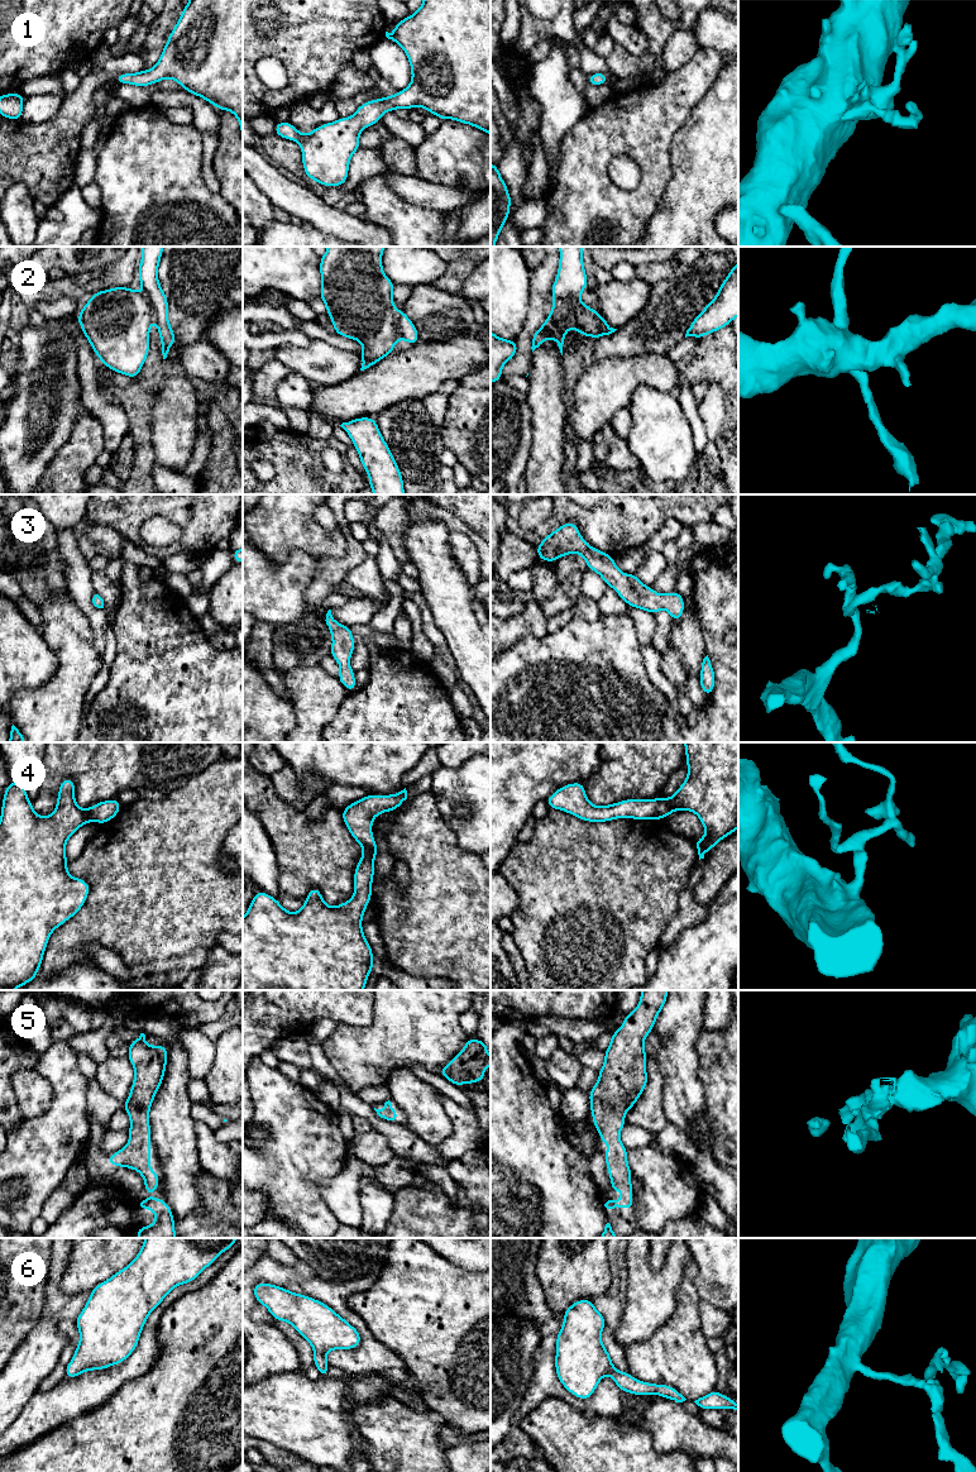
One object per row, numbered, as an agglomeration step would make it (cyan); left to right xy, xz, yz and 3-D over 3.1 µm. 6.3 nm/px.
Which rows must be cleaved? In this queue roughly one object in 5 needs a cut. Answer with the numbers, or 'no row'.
2

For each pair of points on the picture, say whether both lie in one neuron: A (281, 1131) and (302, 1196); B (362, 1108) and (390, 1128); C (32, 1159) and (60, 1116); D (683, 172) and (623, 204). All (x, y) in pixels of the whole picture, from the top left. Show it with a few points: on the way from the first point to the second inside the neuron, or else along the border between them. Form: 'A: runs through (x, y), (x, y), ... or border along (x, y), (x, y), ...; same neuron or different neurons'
A: runs through (291, 1147), (291, 1180); same neuron
B: runs through (368, 1113), (383, 1127); same neuron
C: runs through (41, 1148), (41, 1143), (58, 1126); same neuron
D: border along (671, 148), (671, 178), (658, 205); different neurons

